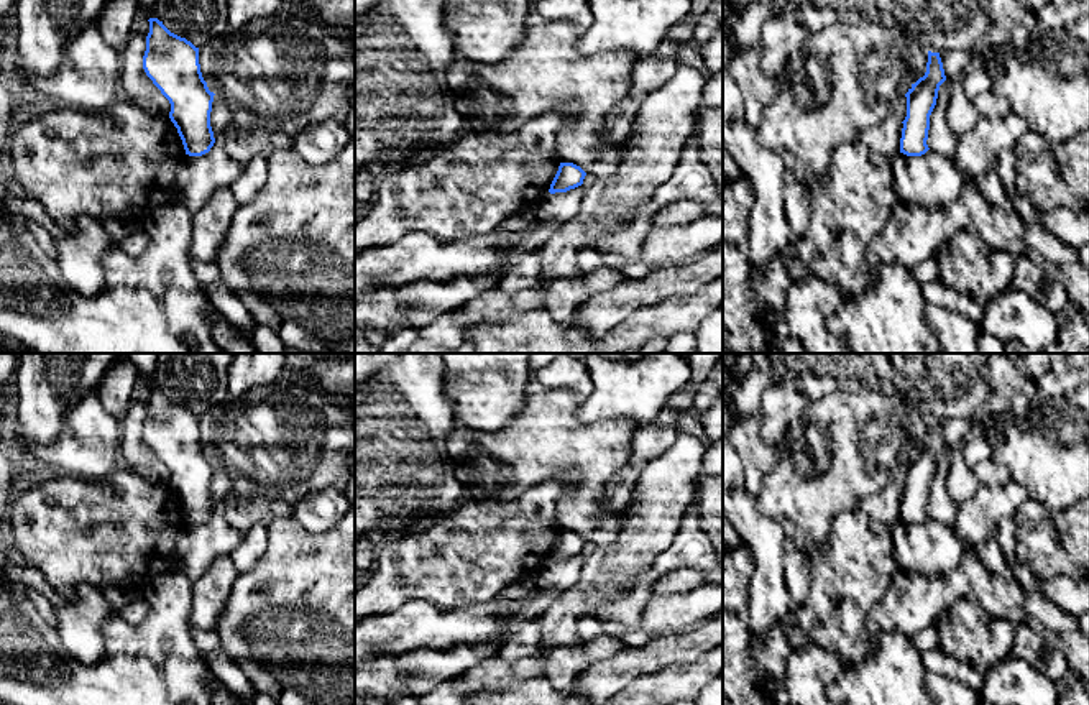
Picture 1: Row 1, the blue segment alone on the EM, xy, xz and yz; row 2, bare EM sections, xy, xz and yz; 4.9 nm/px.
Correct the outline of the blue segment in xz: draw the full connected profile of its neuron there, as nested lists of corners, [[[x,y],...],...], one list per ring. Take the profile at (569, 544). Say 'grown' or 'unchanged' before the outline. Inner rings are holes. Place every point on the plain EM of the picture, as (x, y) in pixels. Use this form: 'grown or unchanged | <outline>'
unchanged | [[[560,531],[549,560],[567,560],[583,552],[586,541],[573,531]]]

